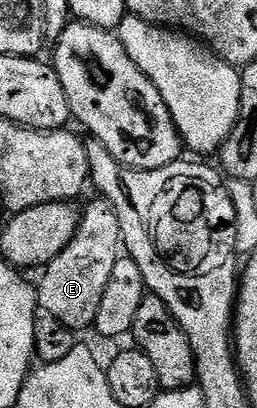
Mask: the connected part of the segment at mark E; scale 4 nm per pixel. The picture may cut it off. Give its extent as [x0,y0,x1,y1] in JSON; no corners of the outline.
[37,200,121,333]

